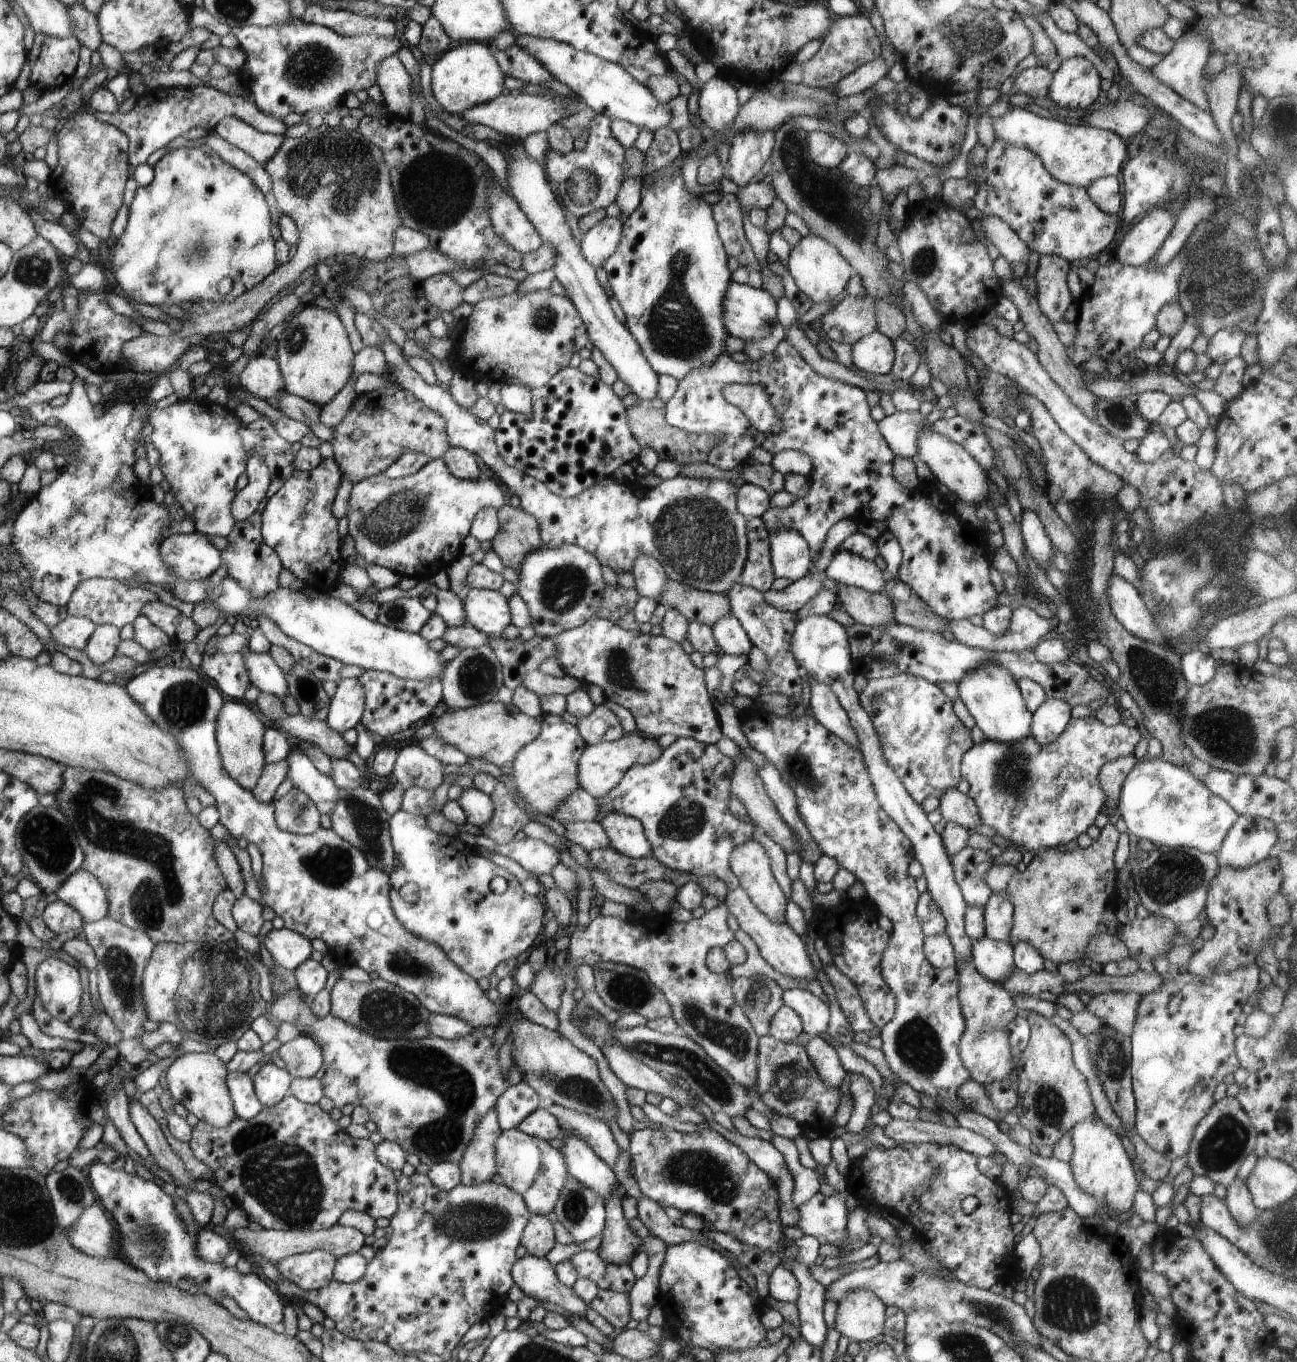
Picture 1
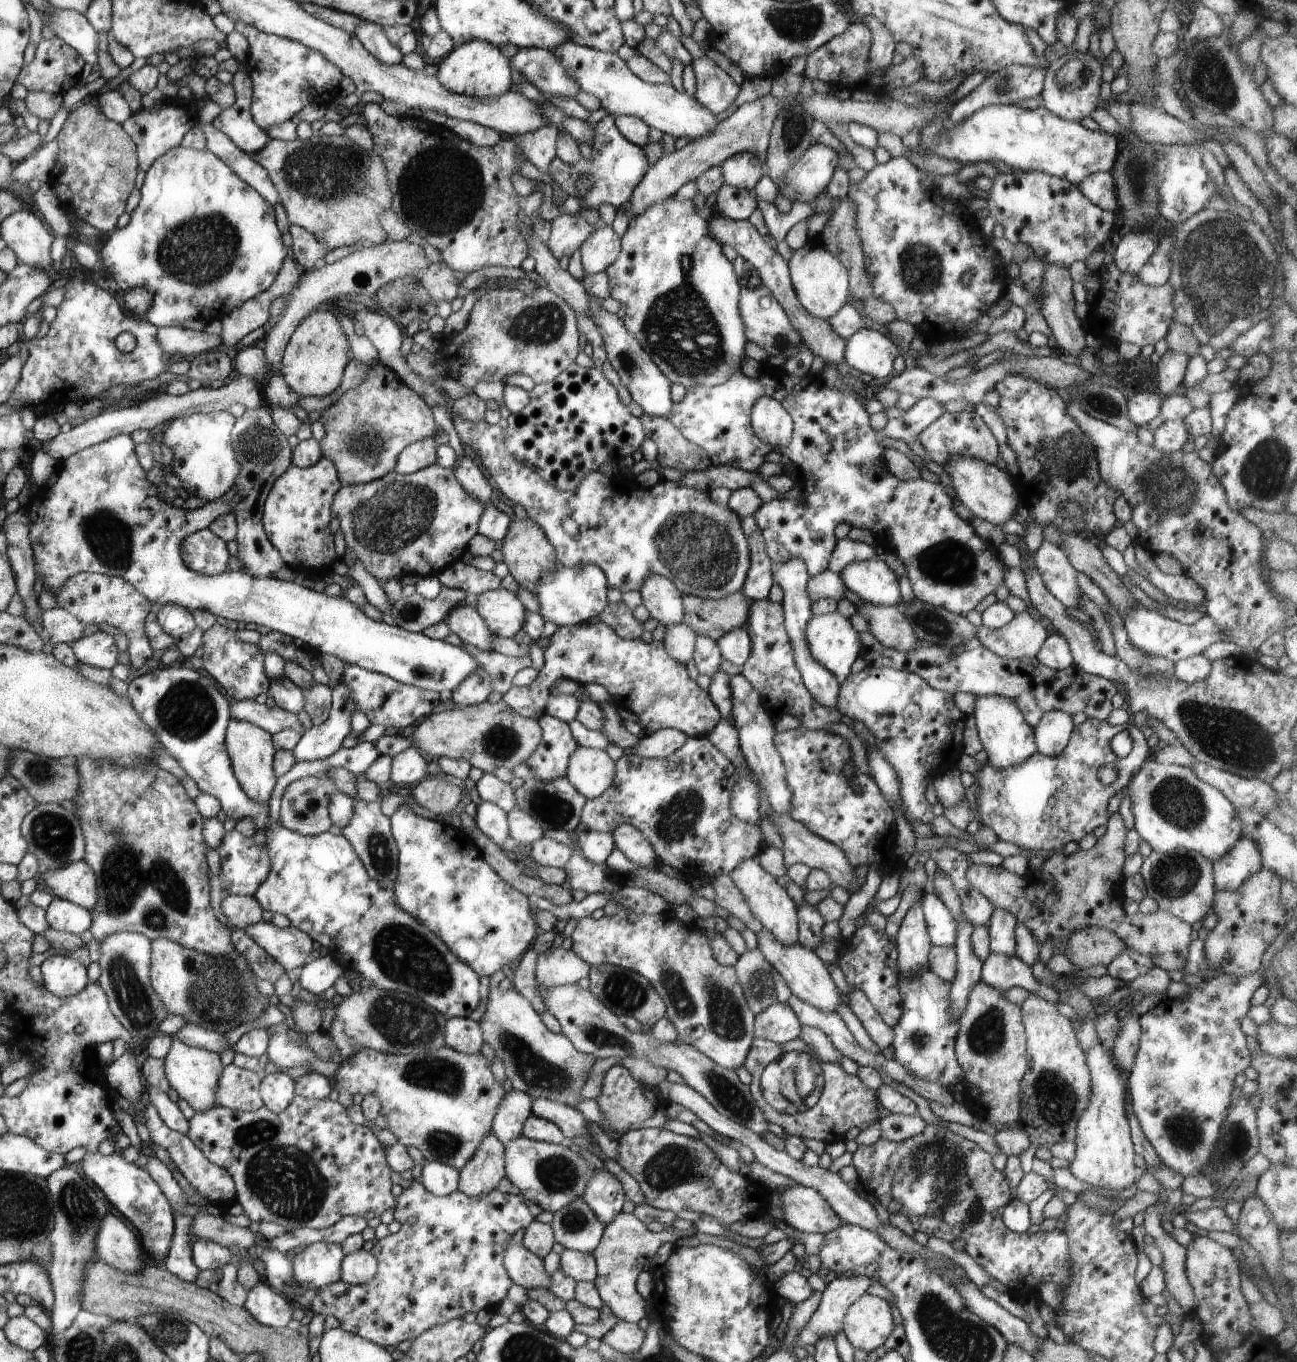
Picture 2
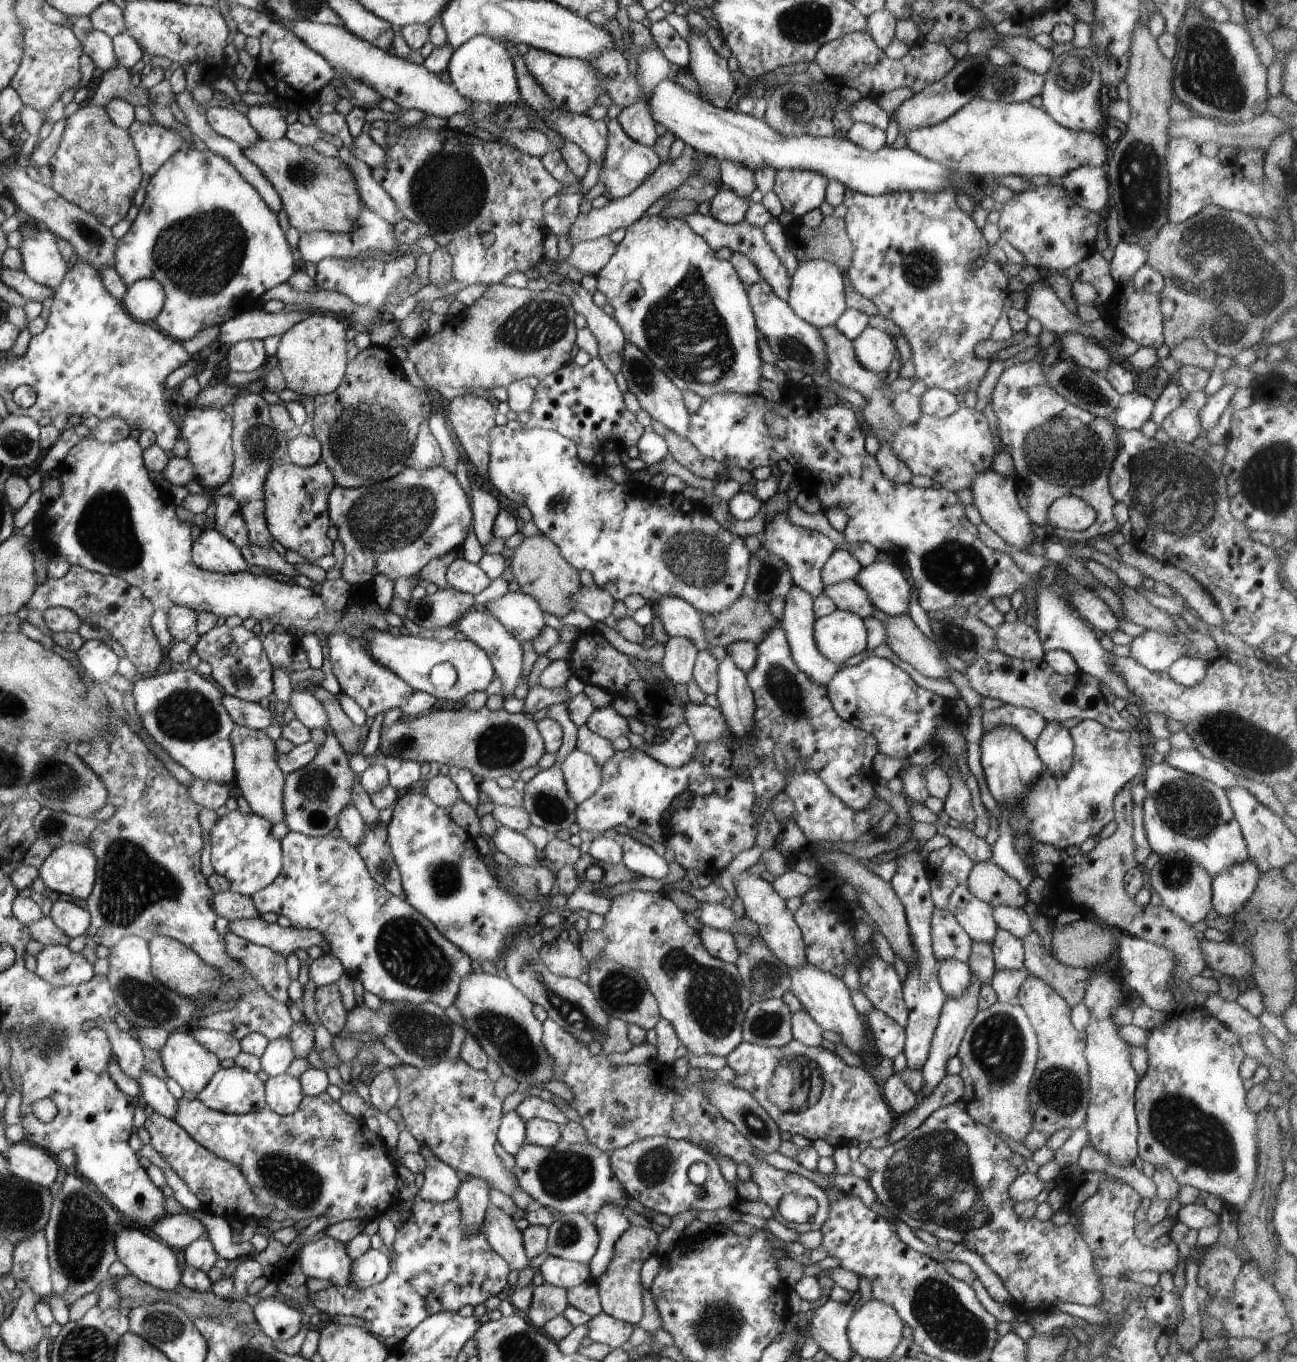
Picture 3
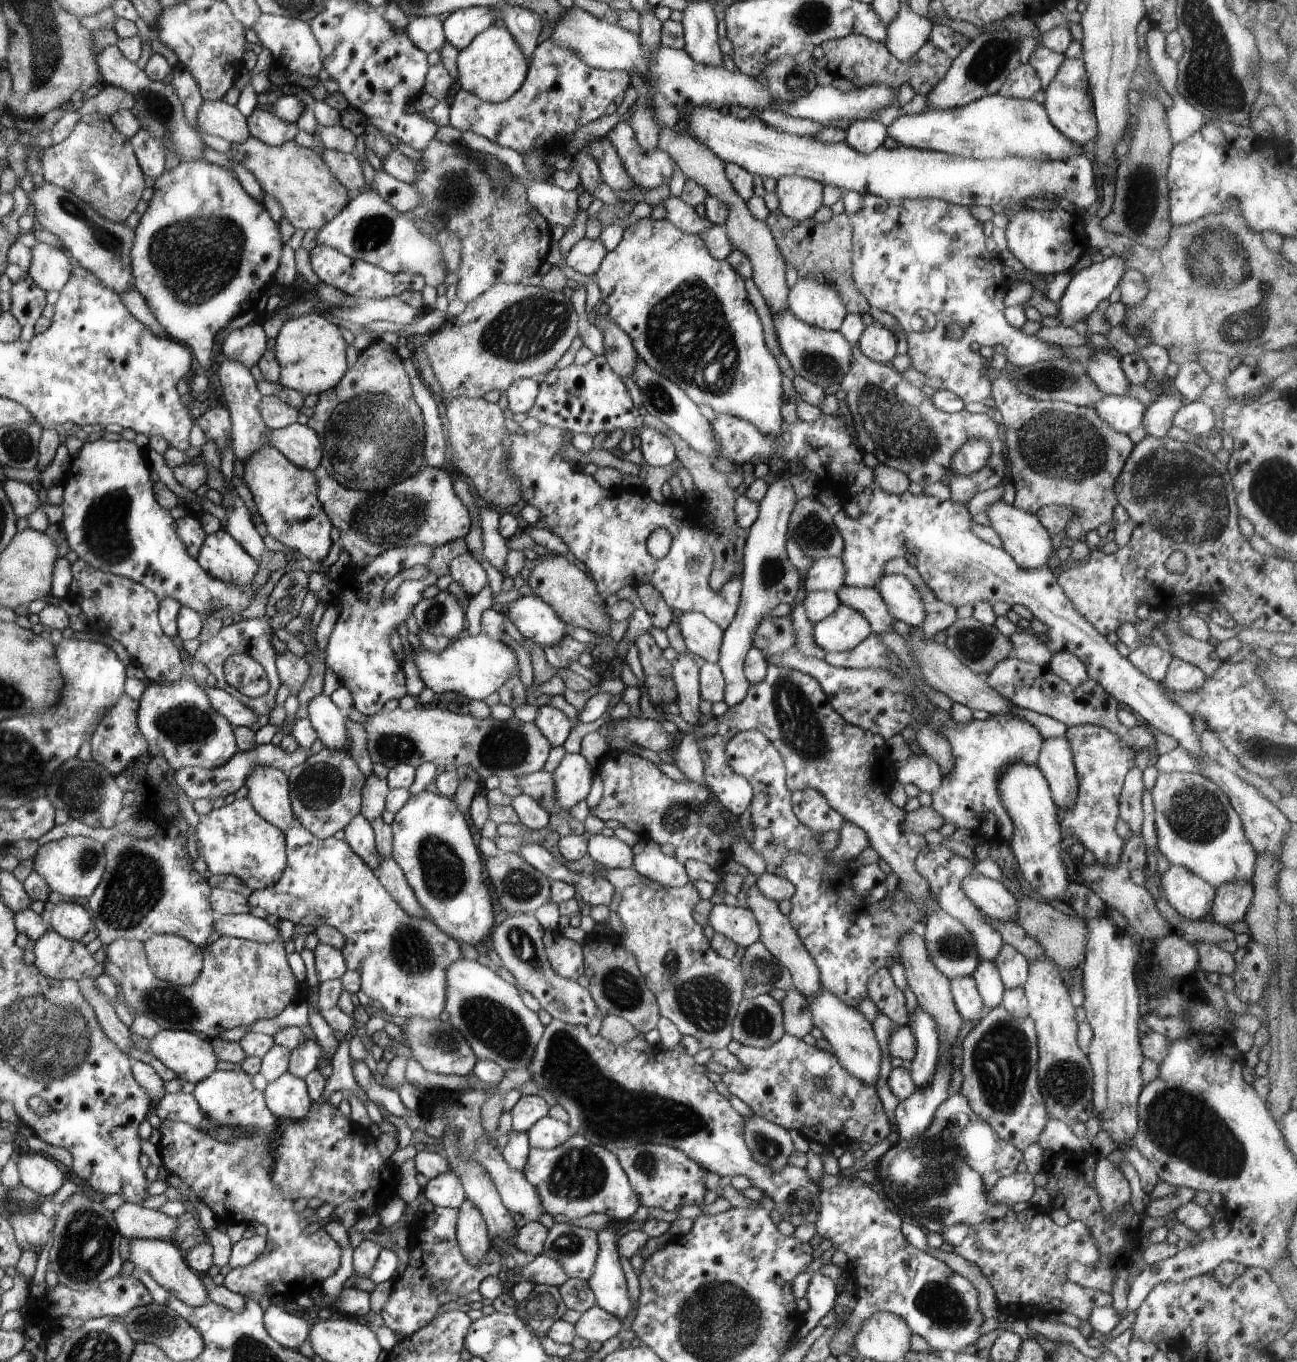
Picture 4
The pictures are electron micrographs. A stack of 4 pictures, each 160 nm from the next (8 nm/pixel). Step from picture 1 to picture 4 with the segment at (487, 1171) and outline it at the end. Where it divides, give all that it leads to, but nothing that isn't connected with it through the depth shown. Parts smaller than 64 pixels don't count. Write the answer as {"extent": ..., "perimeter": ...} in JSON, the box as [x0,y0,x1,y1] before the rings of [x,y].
{"extent":[457,1198,492,1266],"perimeter":[[[466,1198],[458,1209],[457,1241],[461,1251],[474,1266],[482,1264],[488,1250],[492,1250],[492,1240],[480,1210]]]}

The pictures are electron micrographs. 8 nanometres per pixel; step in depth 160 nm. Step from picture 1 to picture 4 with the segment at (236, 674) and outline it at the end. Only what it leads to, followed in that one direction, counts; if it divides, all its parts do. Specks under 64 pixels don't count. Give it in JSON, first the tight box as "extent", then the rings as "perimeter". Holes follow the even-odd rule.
{"extent":[193,614,281,716],"perimeter":[[[264,614],[261,617],[257,617],[250,620],[242,620],[238,624],[232,624],[222,628],[218,634],[216,634],[210,640],[201,642],[196,650],[196,654],[193,656],[193,660],[202,662],[204,666],[213,674],[218,681],[217,688],[222,688],[225,692],[228,692],[231,696],[234,696],[239,702],[242,702],[246,708],[254,710],[256,716],[270,714],[279,702],[276,702],[276,695],[281,686],[280,674],[278,673],[277,666],[277,652],[272,644],[272,634],[274,631],[270,626],[270,619]],[[236,652],[242,652],[242,654],[250,654],[263,669],[263,676],[270,682],[270,688],[264,696],[258,698],[250,698],[238,692],[233,686],[230,686],[229,682],[225,680],[225,664],[229,661],[229,657],[236,654]]]}

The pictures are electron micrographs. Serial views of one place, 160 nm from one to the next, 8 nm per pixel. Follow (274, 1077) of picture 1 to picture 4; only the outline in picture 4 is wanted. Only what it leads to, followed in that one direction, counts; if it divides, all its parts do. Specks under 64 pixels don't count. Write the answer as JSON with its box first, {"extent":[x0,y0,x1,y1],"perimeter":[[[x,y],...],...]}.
{"extent":[265,1071,314,1120],"perimeter":[[[288,1071],[266,1086],[265,1102],[278,1118],[304,1120],[314,1101],[310,1099],[309,1088],[302,1077]]]}

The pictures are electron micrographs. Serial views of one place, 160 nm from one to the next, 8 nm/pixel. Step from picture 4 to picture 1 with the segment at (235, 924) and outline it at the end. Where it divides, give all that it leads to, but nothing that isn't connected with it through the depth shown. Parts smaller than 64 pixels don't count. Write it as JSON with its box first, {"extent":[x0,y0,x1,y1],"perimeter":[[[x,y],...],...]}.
{"extent":[264,927,313,972],"perimeter":[[[286,927],[270,930],[264,937],[264,944],[276,965],[293,972],[310,959],[313,950],[311,940]]]}

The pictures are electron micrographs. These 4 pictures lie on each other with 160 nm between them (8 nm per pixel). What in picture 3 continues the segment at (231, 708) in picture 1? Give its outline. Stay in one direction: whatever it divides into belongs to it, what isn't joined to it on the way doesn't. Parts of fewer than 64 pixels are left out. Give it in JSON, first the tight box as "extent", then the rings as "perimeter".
{"extent":[231,726,286,825],"perimeter":[[[236,726],[231,735],[234,746],[234,765],[236,776],[234,785],[240,788],[242,796],[252,810],[251,813],[273,825],[285,820],[285,782],[286,774],[277,763],[277,753],[274,741],[267,736],[266,731],[254,730],[245,726]]]}

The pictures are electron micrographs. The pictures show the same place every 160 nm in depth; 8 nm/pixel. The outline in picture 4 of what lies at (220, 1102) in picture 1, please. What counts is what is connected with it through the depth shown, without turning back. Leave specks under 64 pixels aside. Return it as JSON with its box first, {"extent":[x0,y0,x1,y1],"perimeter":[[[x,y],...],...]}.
{"extent":[148,1029,218,1085],"perimeter":[[[161,1029],[148,1050],[182,1082],[196,1085],[216,1071],[218,1058],[212,1046],[196,1032]]]}

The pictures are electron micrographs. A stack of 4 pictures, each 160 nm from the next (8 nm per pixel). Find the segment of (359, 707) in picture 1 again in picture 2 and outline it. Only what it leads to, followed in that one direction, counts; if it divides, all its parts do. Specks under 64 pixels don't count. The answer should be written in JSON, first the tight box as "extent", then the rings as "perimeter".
{"extent":[294,683,356,764],"perimeter":[[[339,683],[332,688],[331,710],[328,720],[313,726],[303,735],[294,754],[294,764],[324,760],[342,748],[344,739],[352,732],[350,718],[356,706],[348,686]]]}

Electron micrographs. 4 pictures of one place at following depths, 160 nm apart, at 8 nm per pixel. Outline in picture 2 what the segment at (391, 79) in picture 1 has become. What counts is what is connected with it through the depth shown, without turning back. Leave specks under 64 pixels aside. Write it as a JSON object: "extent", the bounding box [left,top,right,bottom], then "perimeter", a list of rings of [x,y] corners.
{"extent":[354,18,402,64],"perimeter":[[[358,18],[358,26],[354,30],[354,35],[362,42],[362,45],[369,50],[372,56],[378,60],[386,62],[386,64],[401,64],[402,55],[398,46],[394,46],[388,38],[386,38],[386,30],[384,27],[370,22],[370,20],[362,20]]]}

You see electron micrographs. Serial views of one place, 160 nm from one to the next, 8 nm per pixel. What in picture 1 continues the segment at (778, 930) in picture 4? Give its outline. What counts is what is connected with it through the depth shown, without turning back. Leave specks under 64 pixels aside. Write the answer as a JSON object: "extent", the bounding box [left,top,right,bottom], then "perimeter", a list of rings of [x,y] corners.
{"extent":[730,838,789,923],"perimeter":[[[754,838],[746,840],[744,844],[739,844],[730,853],[730,868],[739,880],[739,886],[742,887],[752,899],[752,902],[766,915],[770,920],[786,923],[785,910],[789,899],[776,882],[771,871],[771,862],[766,854],[766,849],[759,840]]]}

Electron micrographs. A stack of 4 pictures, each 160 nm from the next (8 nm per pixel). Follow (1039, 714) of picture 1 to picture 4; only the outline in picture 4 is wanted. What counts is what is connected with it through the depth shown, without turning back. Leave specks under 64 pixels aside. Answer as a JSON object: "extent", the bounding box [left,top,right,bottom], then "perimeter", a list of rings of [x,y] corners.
{"extent":[1036,737,1078,808],"perimeter":[[[1065,737],[1044,739],[1036,764],[1048,782],[1054,803],[1068,808],[1078,796],[1072,750]]]}

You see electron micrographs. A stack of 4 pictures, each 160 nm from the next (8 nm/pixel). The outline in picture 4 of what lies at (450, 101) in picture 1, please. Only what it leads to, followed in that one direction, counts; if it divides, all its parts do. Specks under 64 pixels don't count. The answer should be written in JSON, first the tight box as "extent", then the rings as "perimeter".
{"extent":[457,24,529,103],"perimeter":[[[492,24],[469,47],[460,51],[458,59],[457,87],[478,96],[480,100],[500,103],[511,98],[524,84],[529,63],[516,44],[514,36],[506,28]]]}

